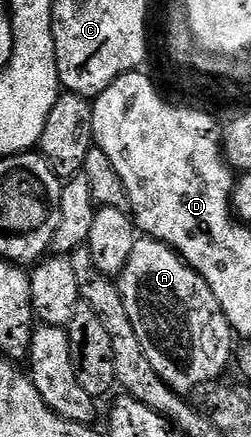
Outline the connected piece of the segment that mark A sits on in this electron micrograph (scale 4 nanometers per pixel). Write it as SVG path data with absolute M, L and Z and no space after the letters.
M137 238L118 277L118 286L122 301L126 301L126 317L130 317L130 325L134 325L134 334L142 345L142 353L146 353L150 365L154 365L154 373L158 373L158 377L166 381L171 391L188 397L191 396L191 391L199 392L213 381L219 380L216 378L227 369L228 362L231 359L233 362L234 359L234 332L218 305L218 297L210 293L210 285L202 281L202 277L177 251L159 243L157 239Z

